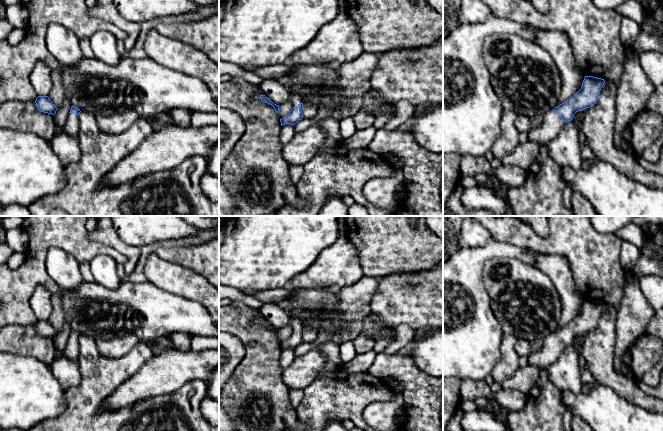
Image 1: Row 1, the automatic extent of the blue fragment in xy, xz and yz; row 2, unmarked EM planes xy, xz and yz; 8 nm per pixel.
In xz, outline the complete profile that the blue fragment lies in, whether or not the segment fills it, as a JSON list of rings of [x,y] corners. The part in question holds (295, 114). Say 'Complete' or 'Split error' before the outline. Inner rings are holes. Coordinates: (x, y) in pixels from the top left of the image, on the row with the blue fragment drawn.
Complete. [[[303,103],[298,104],[297,107],[293,107],[293,109],[289,112],[289,114],[282,119],[280,119],[281,126],[285,124],[295,125],[299,120],[303,118]]]

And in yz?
Complete. [[[585,76],[581,89],[553,110],[558,113],[566,123],[571,121],[576,112],[590,108],[596,103],[604,83],[604,79]]]

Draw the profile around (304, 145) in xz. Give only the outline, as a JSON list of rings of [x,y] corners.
[[[318,124],[296,132],[292,140],[283,147],[283,158],[289,165],[303,166],[318,153],[325,138],[326,133]]]

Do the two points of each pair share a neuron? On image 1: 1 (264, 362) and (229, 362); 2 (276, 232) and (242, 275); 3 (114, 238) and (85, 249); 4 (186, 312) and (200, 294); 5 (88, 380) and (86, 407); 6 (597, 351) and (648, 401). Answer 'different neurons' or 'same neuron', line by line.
1: different neurons
2: same neuron
3: different neurons
4: different neurons
5: same neuron
6: same neuron

